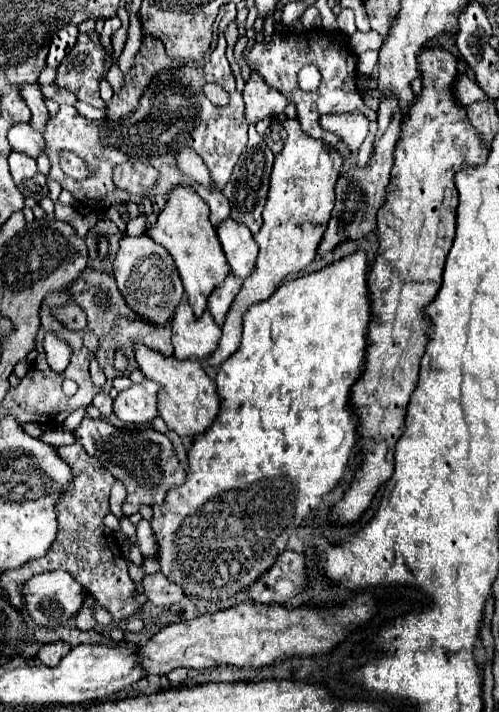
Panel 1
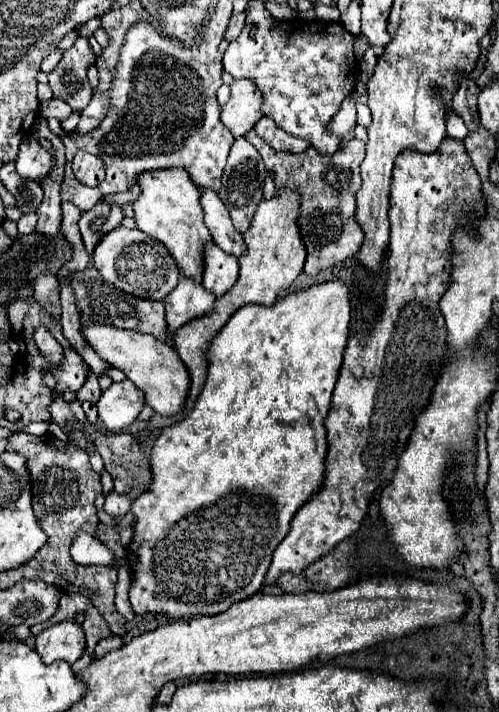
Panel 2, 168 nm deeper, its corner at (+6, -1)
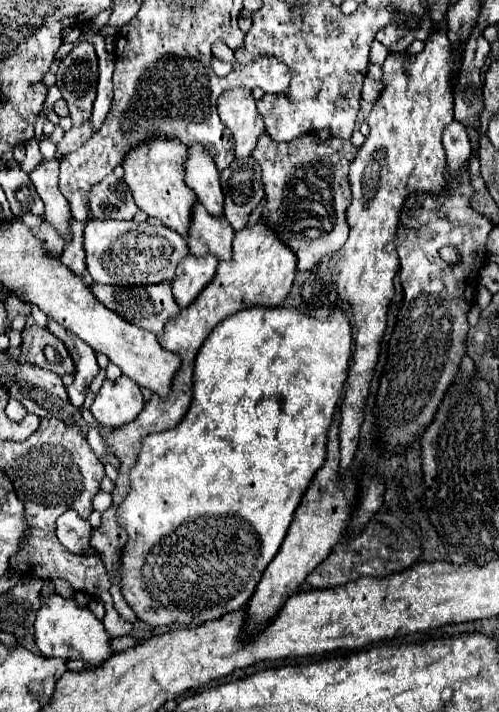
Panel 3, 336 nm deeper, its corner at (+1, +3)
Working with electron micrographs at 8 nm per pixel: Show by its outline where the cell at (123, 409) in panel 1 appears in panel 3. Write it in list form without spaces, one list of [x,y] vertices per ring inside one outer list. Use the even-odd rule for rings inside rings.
[[[121,375],[115,381],[103,381],[89,411],[99,425],[113,429],[119,423],[133,421],[141,413],[141,407],[143,395],[139,385],[127,375]]]

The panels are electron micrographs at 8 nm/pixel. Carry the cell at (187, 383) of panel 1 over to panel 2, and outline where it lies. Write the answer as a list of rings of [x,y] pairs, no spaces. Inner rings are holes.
[[[86,325],[86,327],[82,327],[82,335],[104,361],[108,361],[112,367],[124,371],[126,377],[138,389],[142,389],[146,393],[146,405],[150,405],[154,409],[154,413],[158,413],[162,417],[172,417],[172,415],[184,411],[186,399],[188,399],[190,375],[172,345],[160,343],[152,335],[128,331],[128,329],[116,329],[112,325]]]

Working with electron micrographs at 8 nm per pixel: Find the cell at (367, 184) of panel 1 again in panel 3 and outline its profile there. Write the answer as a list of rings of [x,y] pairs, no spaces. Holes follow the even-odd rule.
[[[315,131],[279,145],[269,141],[265,133],[257,139],[251,157],[261,165],[261,183],[267,195],[261,219],[297,255],[297,271],[301,273],[313,269],[321,257],[337,251],[347,239],[345,209],[349,207],[351,195],[347,171],[355,155],[357,147],[351,141],[337,137],[321,141]],[[319,201],[333,201],[333,209],[319,209]]]

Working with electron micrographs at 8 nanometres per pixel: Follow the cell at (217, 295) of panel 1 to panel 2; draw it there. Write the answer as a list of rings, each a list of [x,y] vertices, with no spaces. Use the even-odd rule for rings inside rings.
[[[206,245],[206,269],[204,269],[204,289],[222,297],[238,279],[238,259],[226,255],[218,245]]]

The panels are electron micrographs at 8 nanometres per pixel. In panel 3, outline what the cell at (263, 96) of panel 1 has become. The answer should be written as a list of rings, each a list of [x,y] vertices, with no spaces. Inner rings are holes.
[[[239,87],[219,95],[217,111],[223,125],[231,131],[235,143],[235,157],[249,157],[257,137],[265,131],[263,119],[255,107],[255,99],[251,97],[251,89]]]

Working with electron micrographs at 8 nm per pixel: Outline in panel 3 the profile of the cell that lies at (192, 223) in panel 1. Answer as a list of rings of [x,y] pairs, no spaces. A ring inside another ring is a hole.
[[[149,137],[149,141],[135,145],[121,163],[125,169],[123,181],[129,185],[137,207],[183,237],[187,237],[187,227],[191,223],[189,209],[197,201],[193,189],[187,187],[185,183],[183,175],[185,155],[187,147],[175,137],[153,137],[153,139]]]

